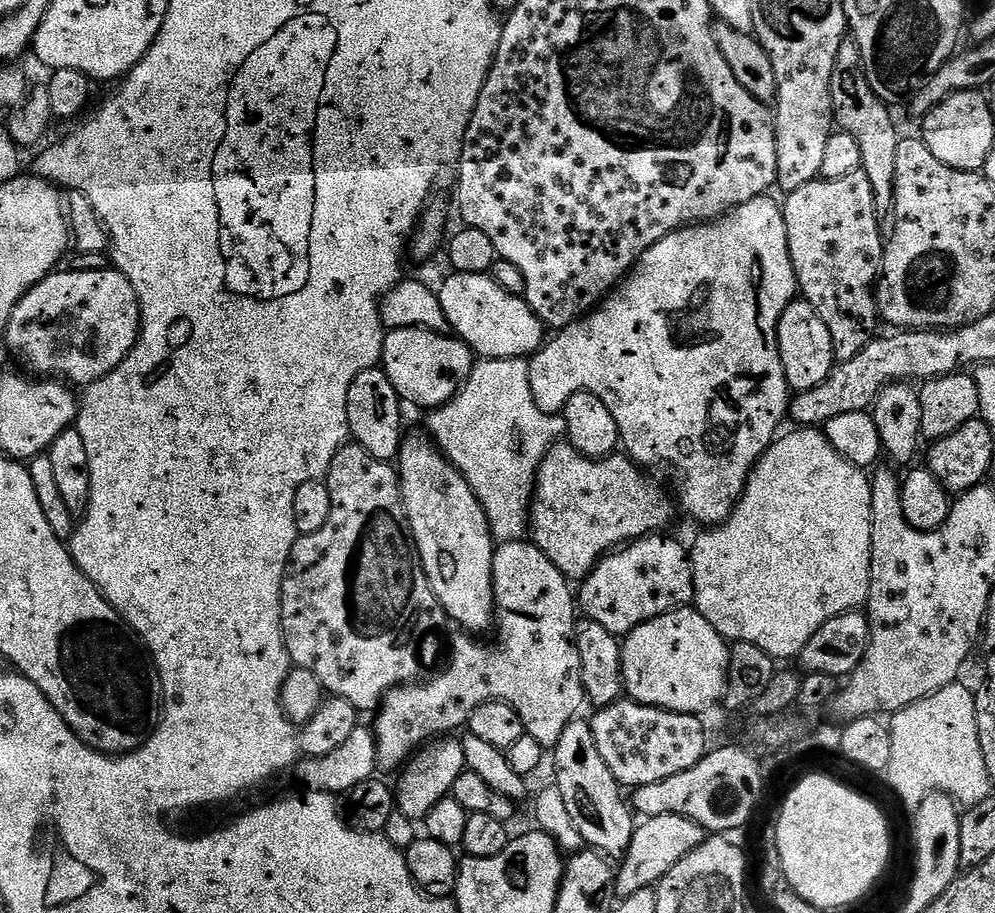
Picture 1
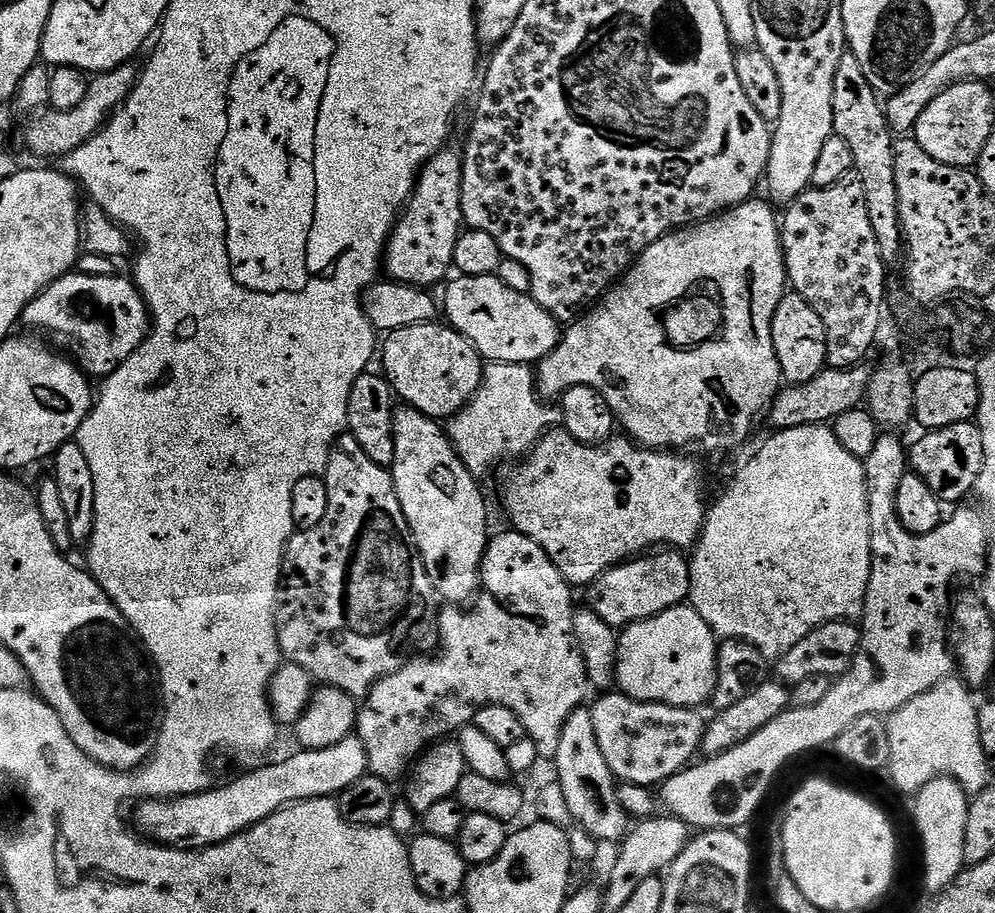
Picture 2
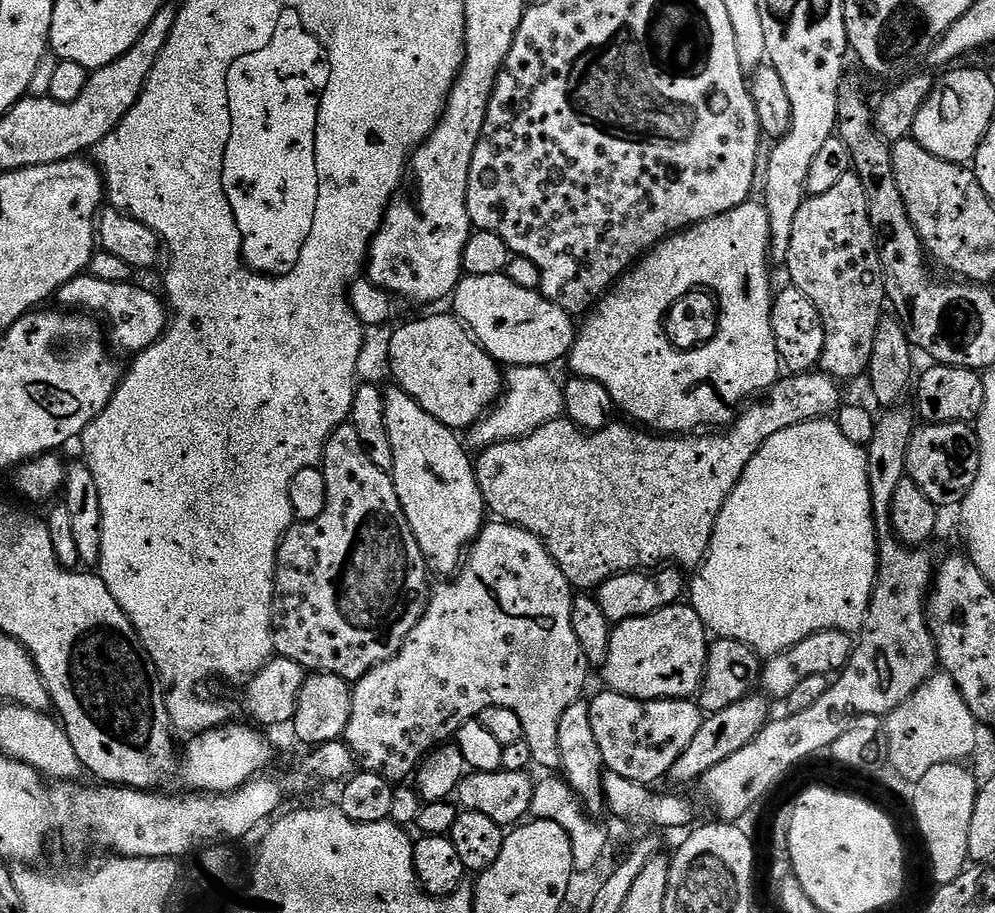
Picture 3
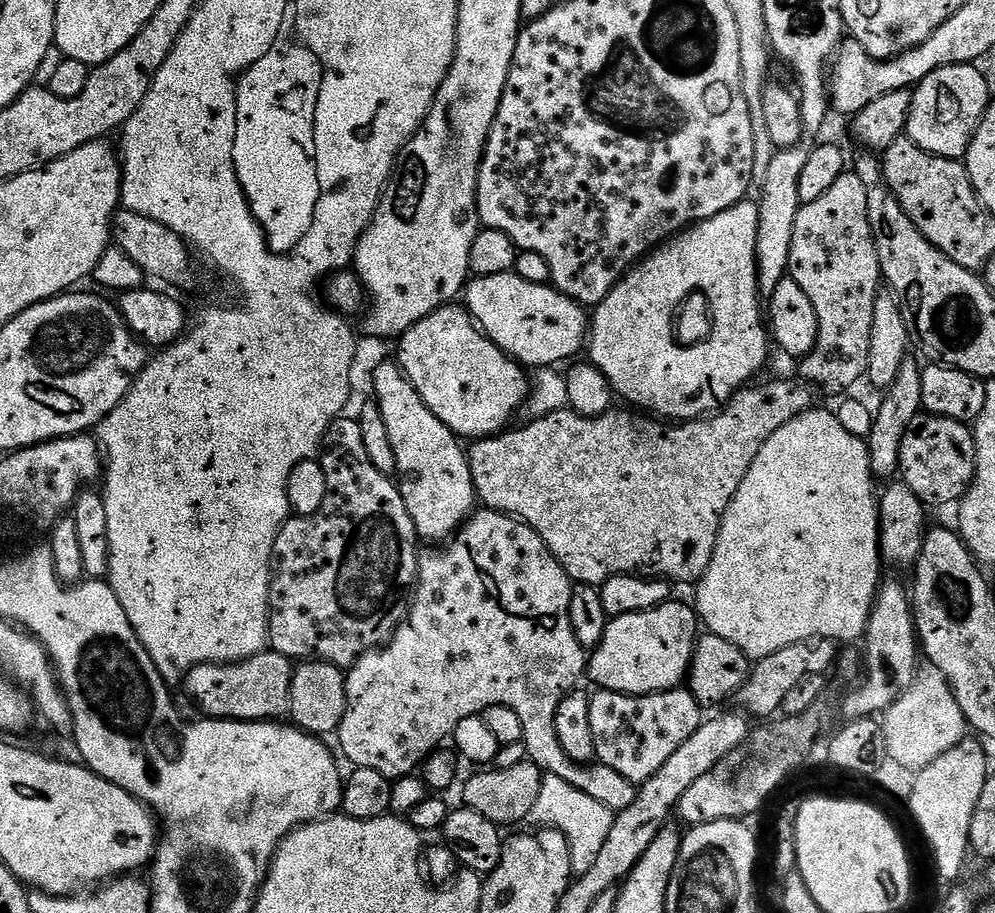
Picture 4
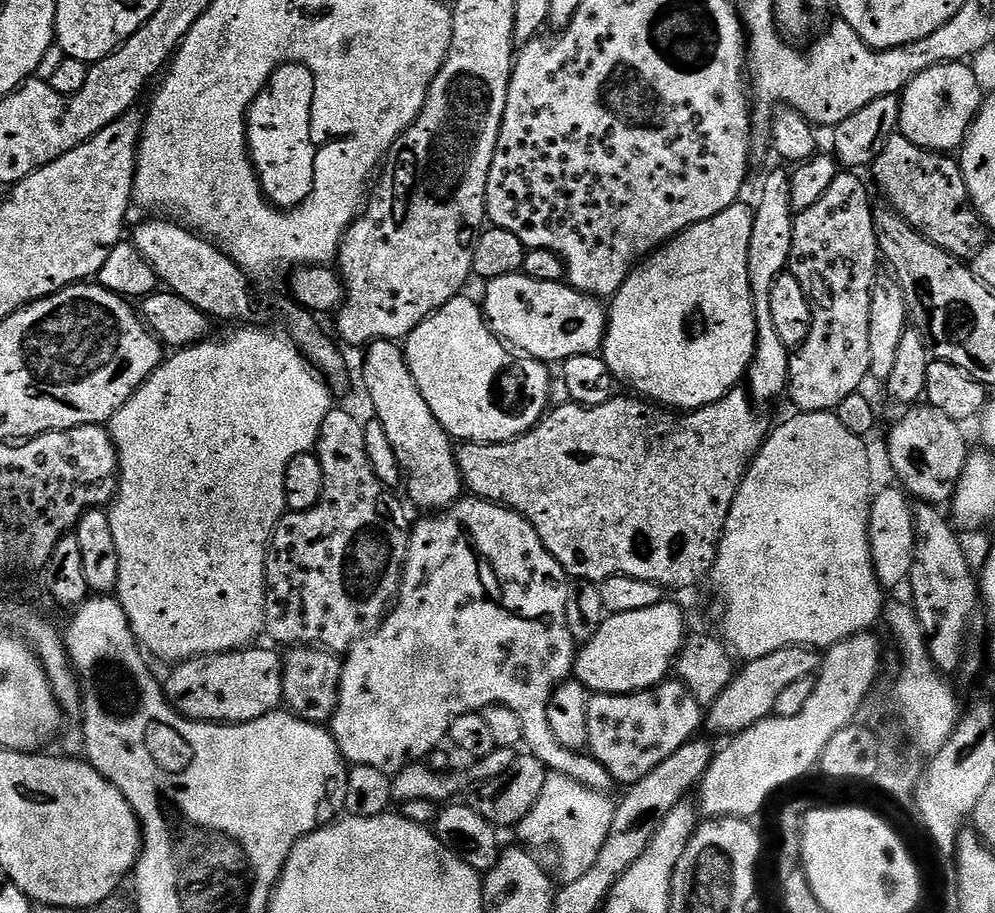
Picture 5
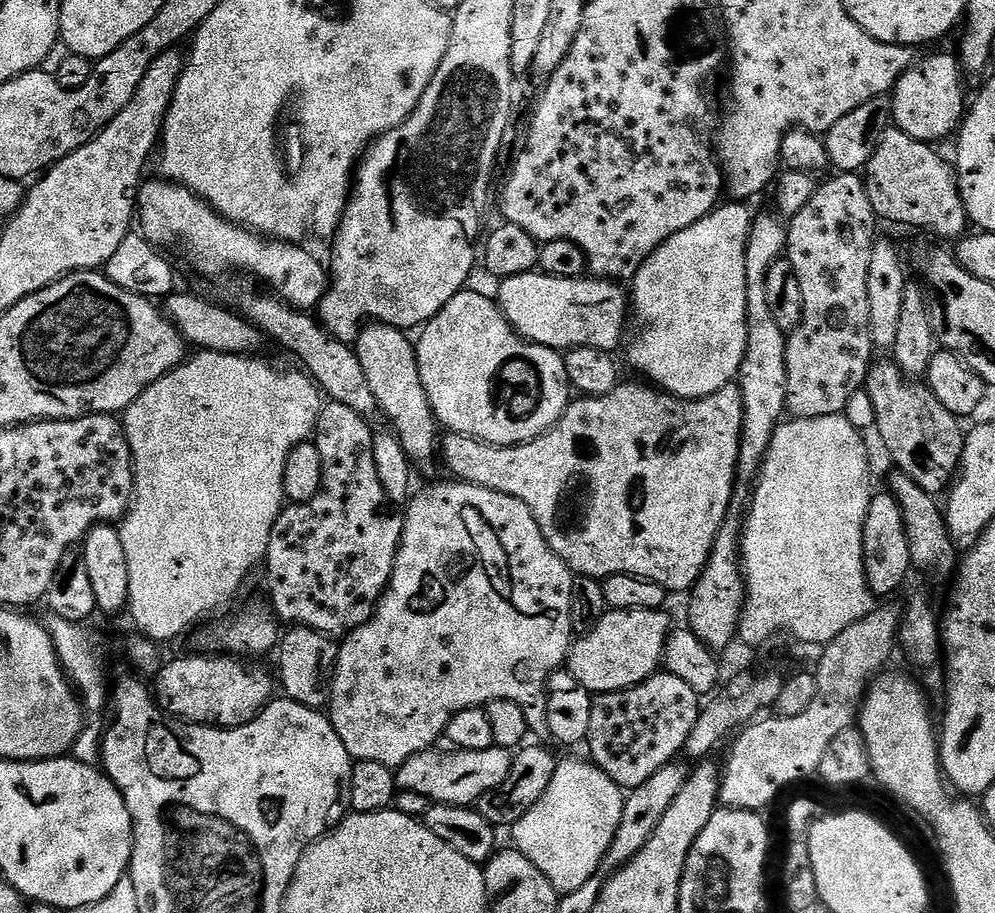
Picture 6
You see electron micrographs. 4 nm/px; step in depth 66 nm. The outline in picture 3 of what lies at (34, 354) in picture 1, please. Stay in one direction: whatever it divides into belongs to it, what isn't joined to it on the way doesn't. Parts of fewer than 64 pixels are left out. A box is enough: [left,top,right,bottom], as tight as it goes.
[58,274,170,354]

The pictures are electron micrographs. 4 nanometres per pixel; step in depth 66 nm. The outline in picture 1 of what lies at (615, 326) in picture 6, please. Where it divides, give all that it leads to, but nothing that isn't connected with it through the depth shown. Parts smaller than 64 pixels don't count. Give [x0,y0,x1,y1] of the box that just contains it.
[438,272,546,360]

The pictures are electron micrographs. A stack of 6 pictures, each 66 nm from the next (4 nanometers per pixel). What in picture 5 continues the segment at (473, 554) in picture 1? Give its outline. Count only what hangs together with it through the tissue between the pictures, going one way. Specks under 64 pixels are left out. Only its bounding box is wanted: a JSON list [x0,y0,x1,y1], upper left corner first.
[364,340,465,510]

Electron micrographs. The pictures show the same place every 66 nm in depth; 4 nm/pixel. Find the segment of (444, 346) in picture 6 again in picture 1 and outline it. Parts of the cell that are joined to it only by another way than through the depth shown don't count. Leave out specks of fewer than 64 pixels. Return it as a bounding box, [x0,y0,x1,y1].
[382,328,474,410]

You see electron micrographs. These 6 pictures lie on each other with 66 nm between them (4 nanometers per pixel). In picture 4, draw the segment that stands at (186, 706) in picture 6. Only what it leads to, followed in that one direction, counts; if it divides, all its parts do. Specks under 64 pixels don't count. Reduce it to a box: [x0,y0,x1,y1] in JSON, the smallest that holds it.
[182,650,293,722]

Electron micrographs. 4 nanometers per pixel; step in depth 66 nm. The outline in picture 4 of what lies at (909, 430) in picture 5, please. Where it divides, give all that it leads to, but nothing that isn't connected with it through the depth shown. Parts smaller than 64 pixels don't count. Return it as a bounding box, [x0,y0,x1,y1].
[899,414,976,506]

